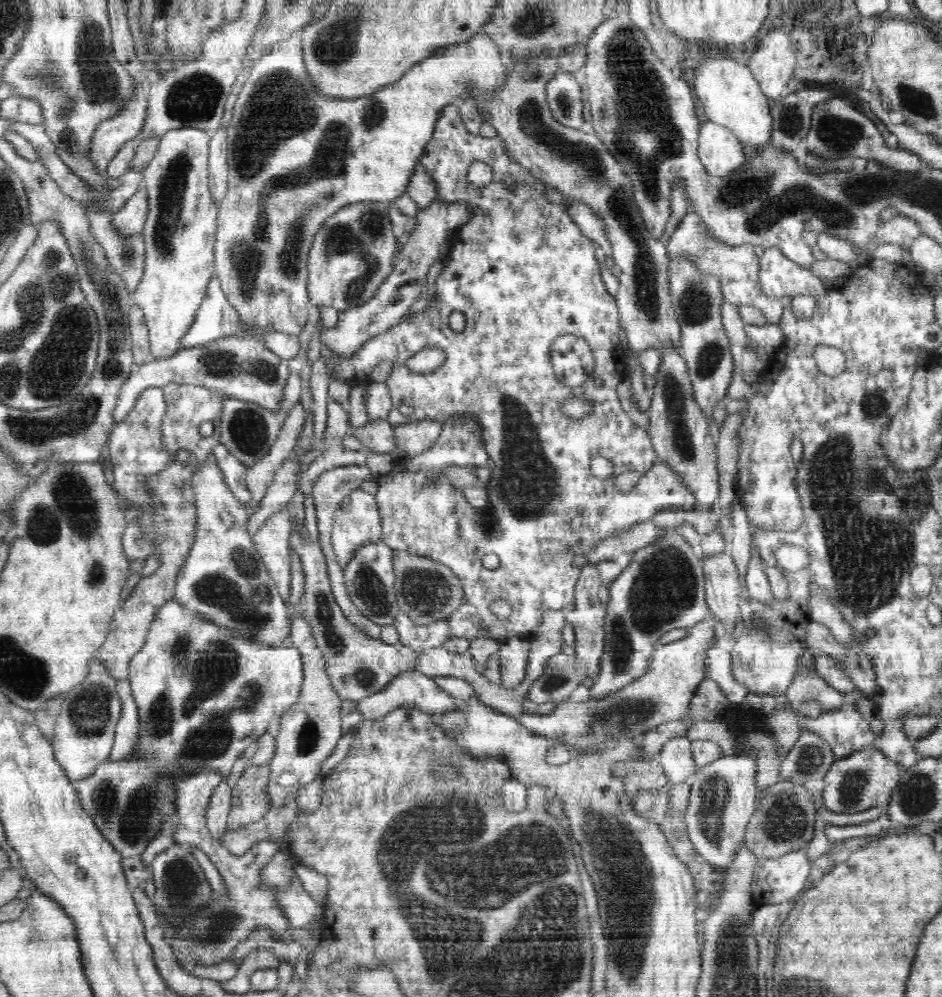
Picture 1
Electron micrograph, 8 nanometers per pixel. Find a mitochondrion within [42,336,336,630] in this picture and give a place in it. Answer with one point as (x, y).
(217, 363)

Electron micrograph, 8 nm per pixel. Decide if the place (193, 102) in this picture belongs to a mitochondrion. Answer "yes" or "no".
yes

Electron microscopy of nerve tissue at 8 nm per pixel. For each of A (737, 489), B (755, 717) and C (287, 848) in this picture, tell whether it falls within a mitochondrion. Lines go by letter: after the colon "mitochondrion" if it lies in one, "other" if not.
A: other
B: other
C: other

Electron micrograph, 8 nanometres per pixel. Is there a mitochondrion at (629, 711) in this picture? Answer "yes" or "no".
yes

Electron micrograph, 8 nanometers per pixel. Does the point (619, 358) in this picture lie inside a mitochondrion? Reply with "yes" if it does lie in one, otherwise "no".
no

